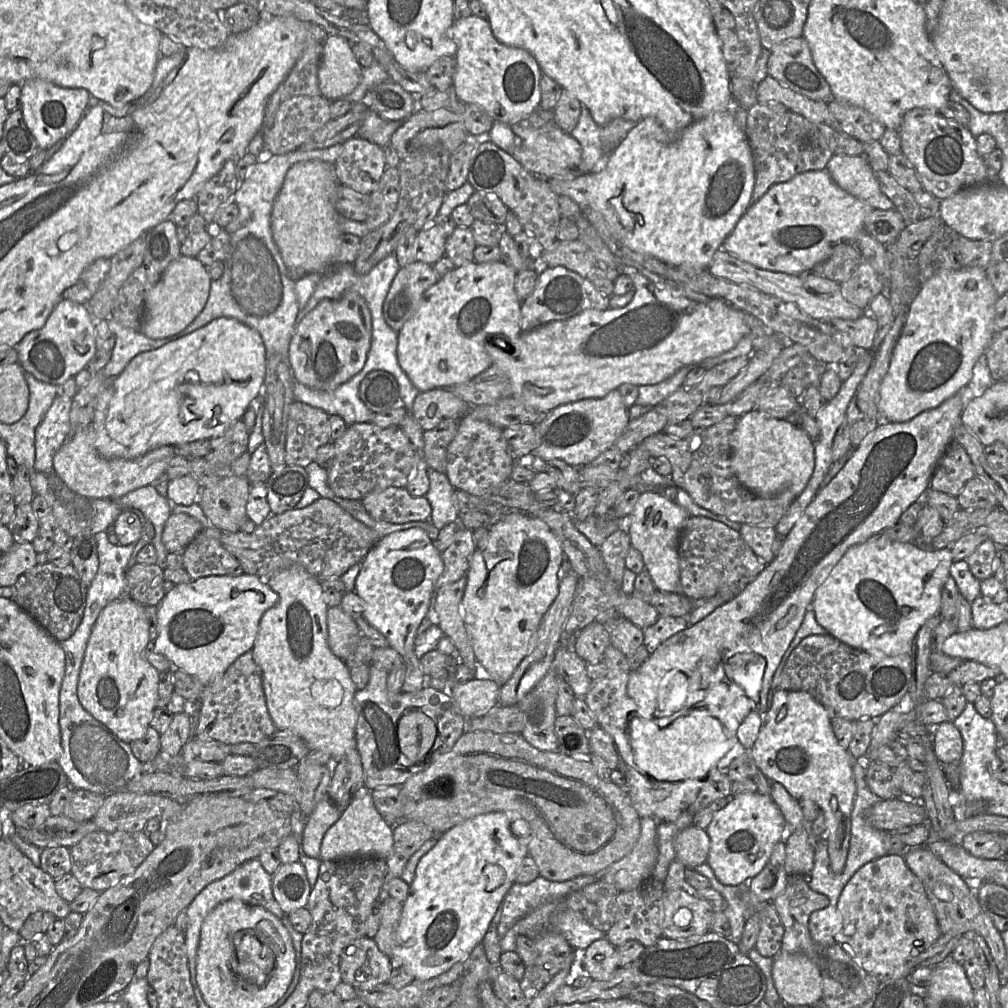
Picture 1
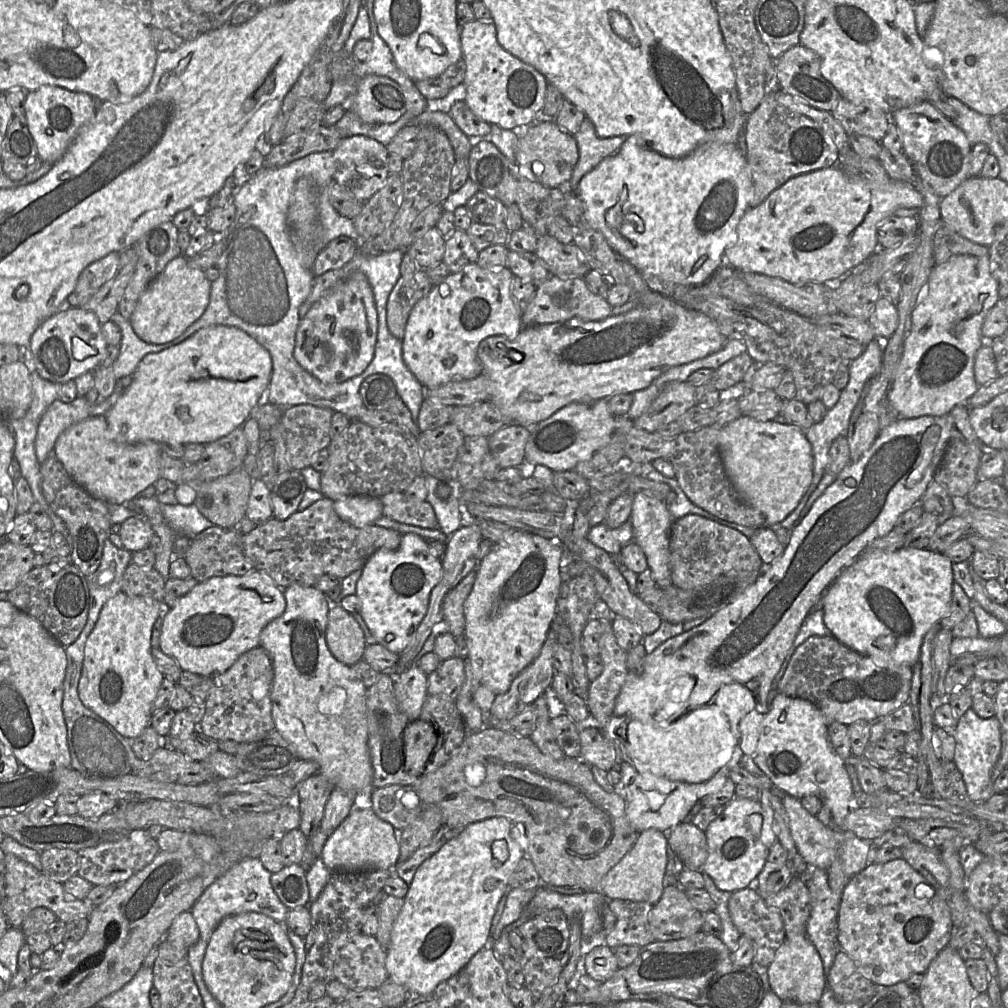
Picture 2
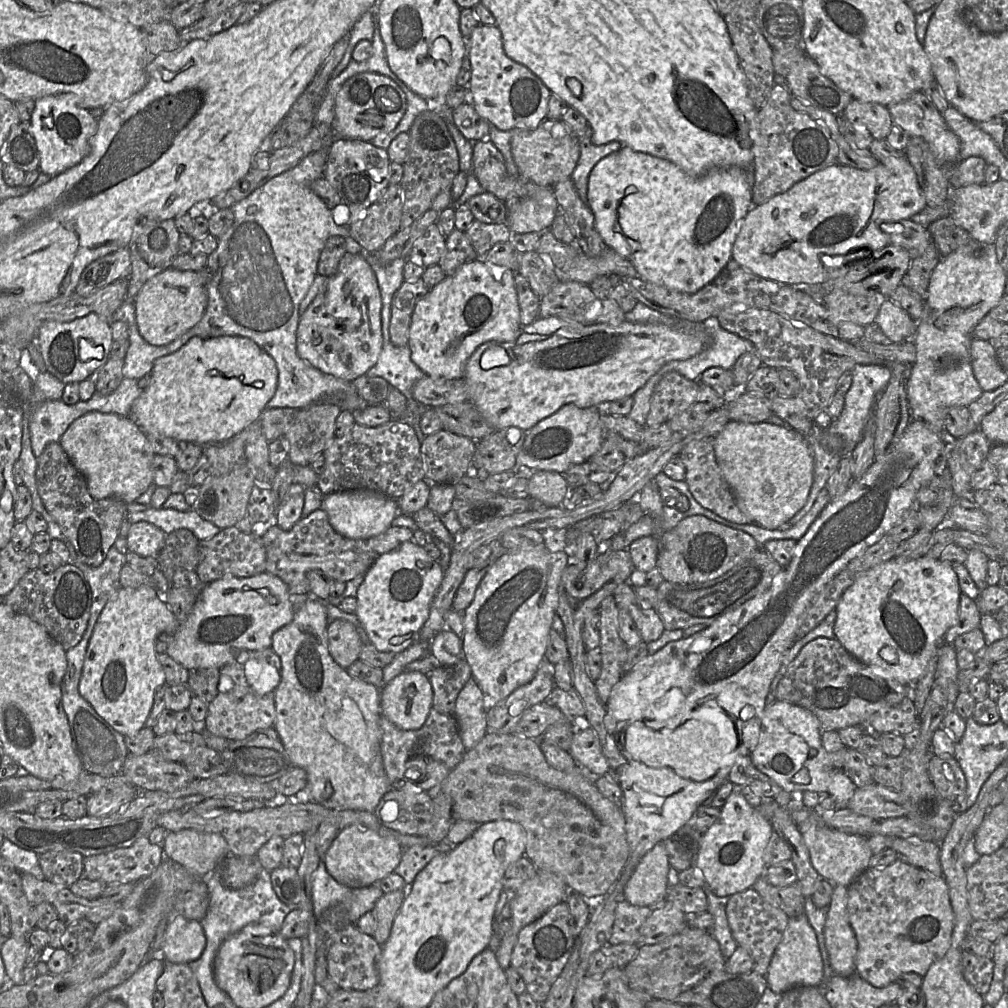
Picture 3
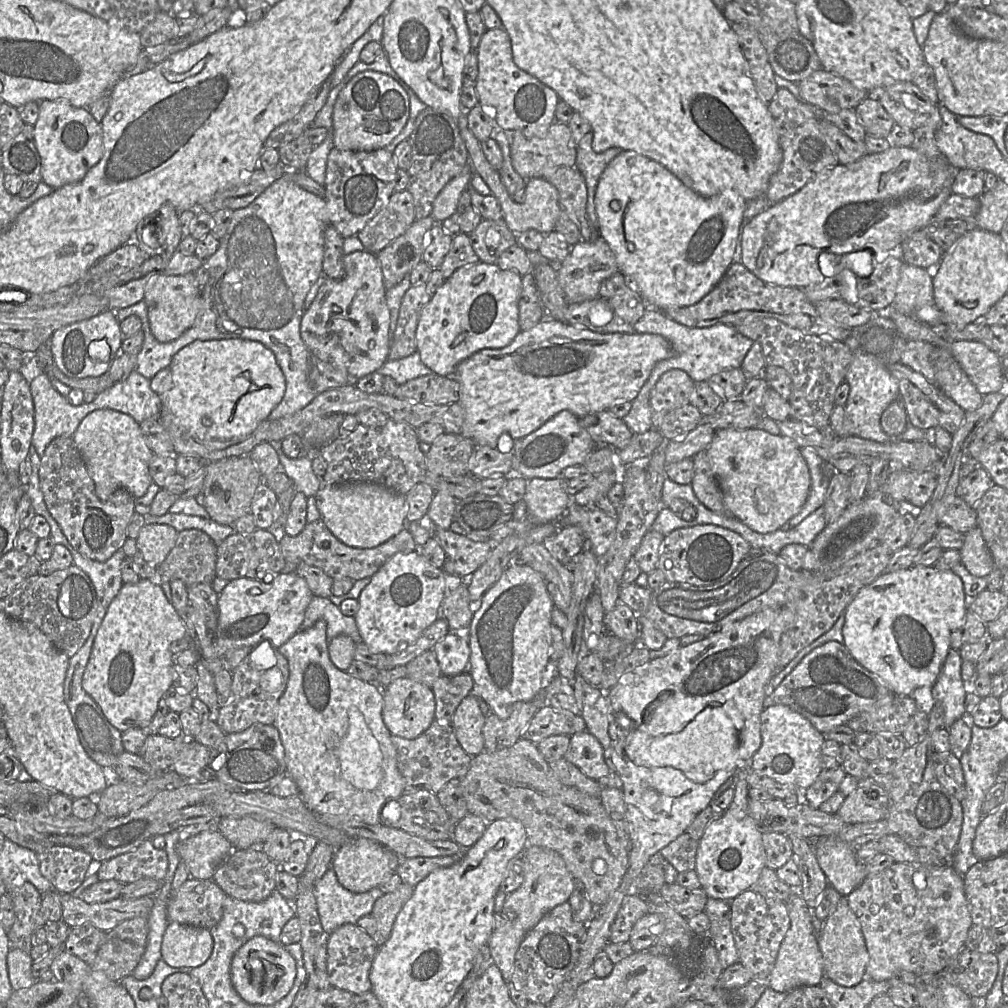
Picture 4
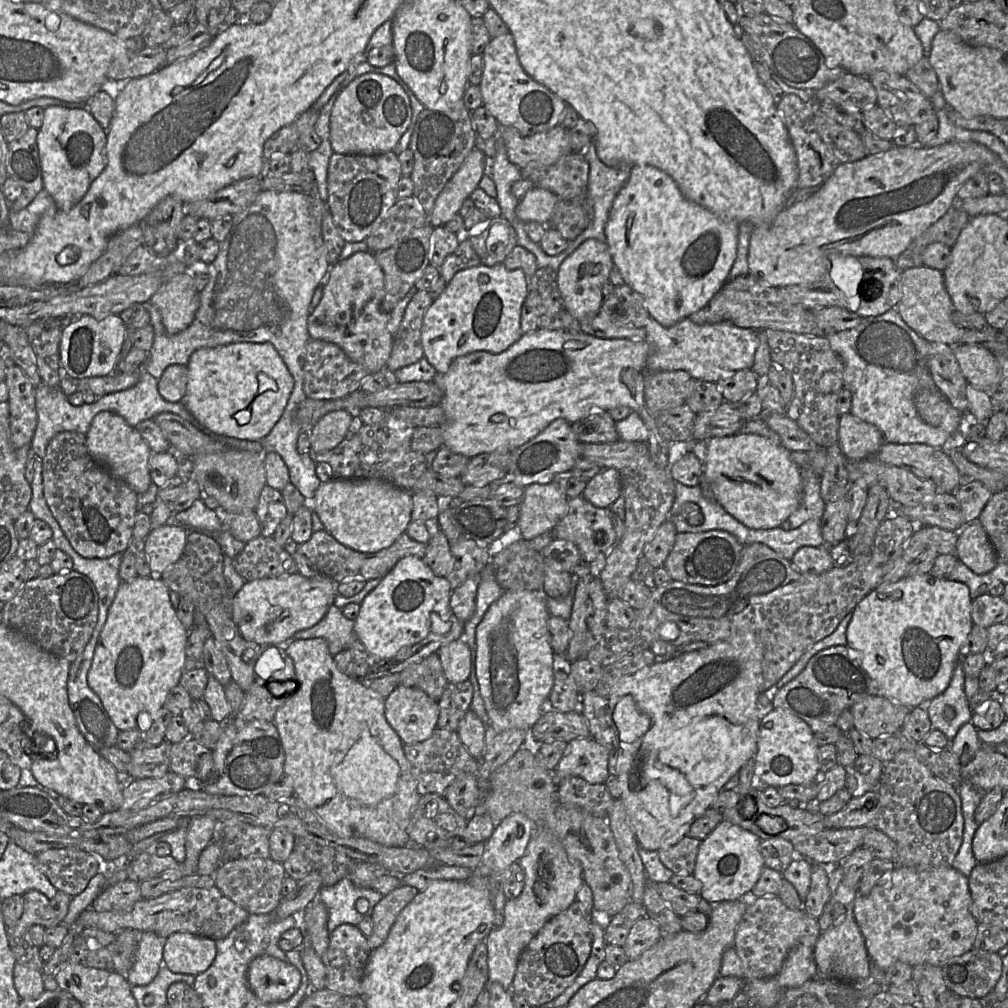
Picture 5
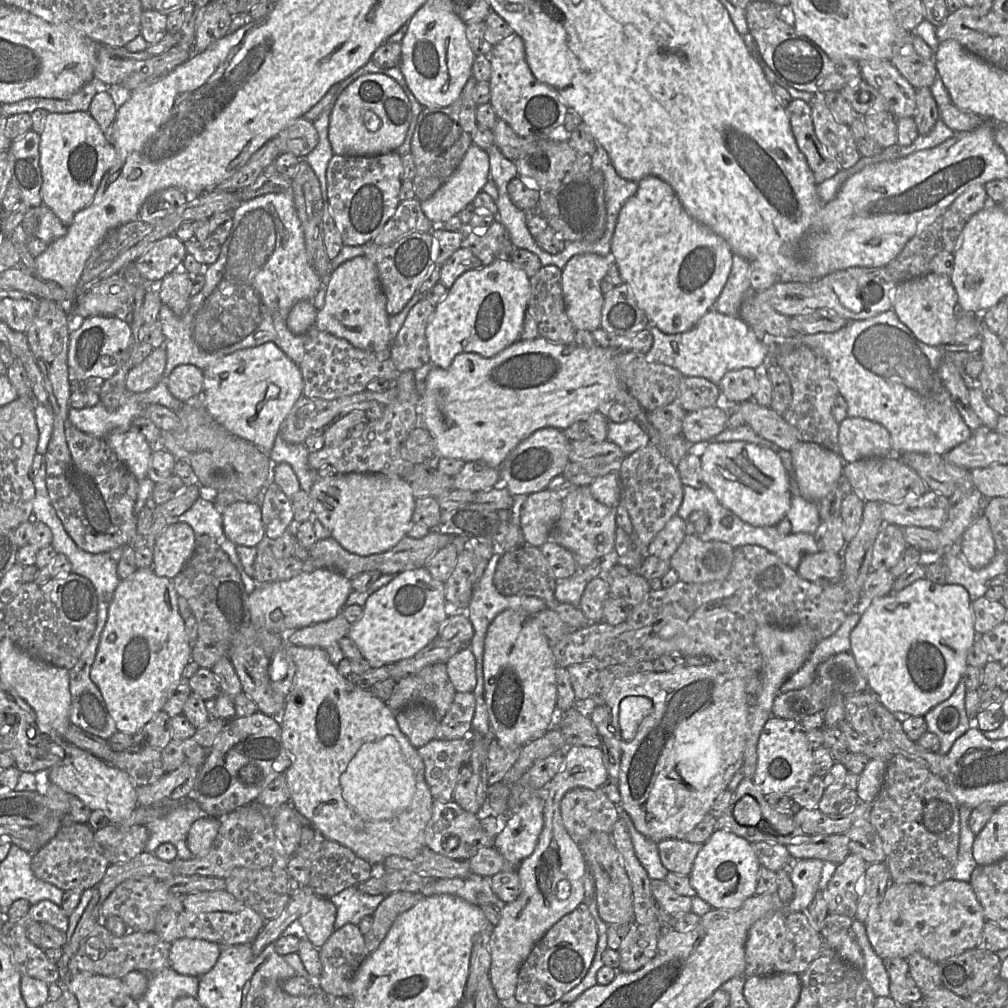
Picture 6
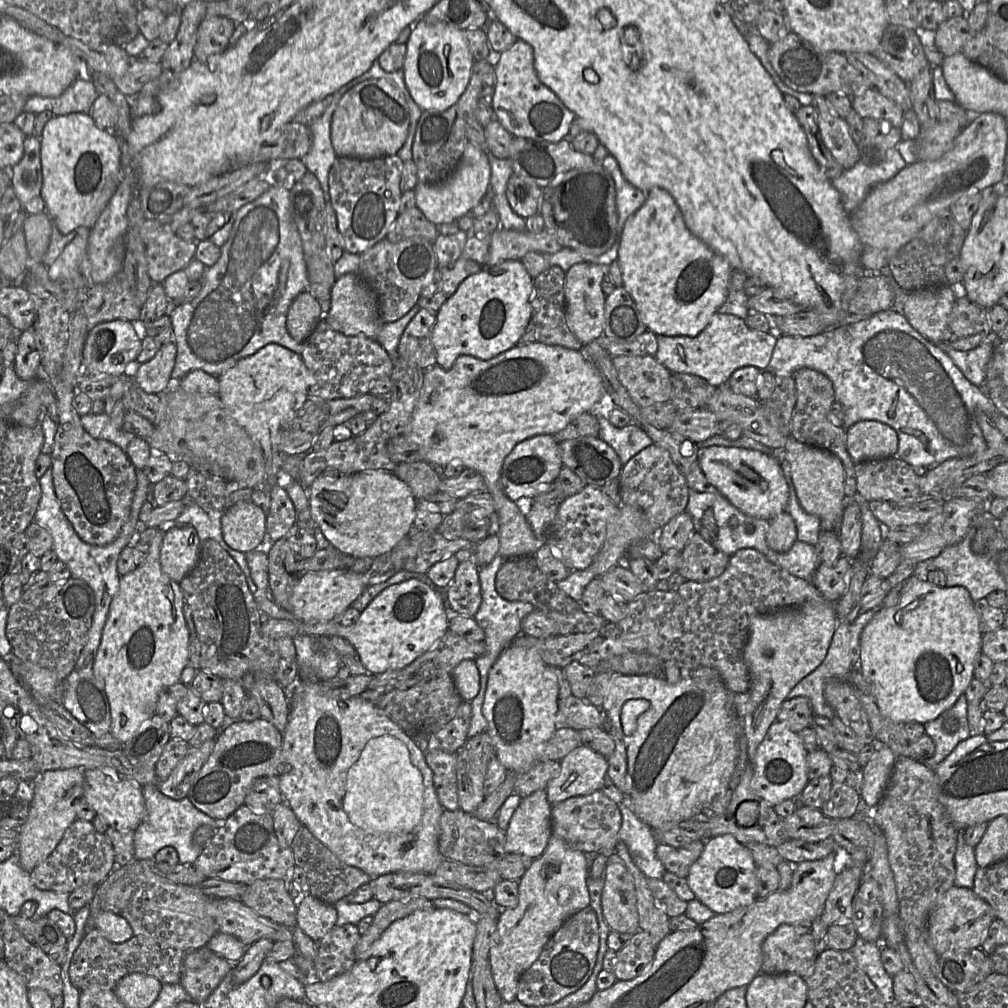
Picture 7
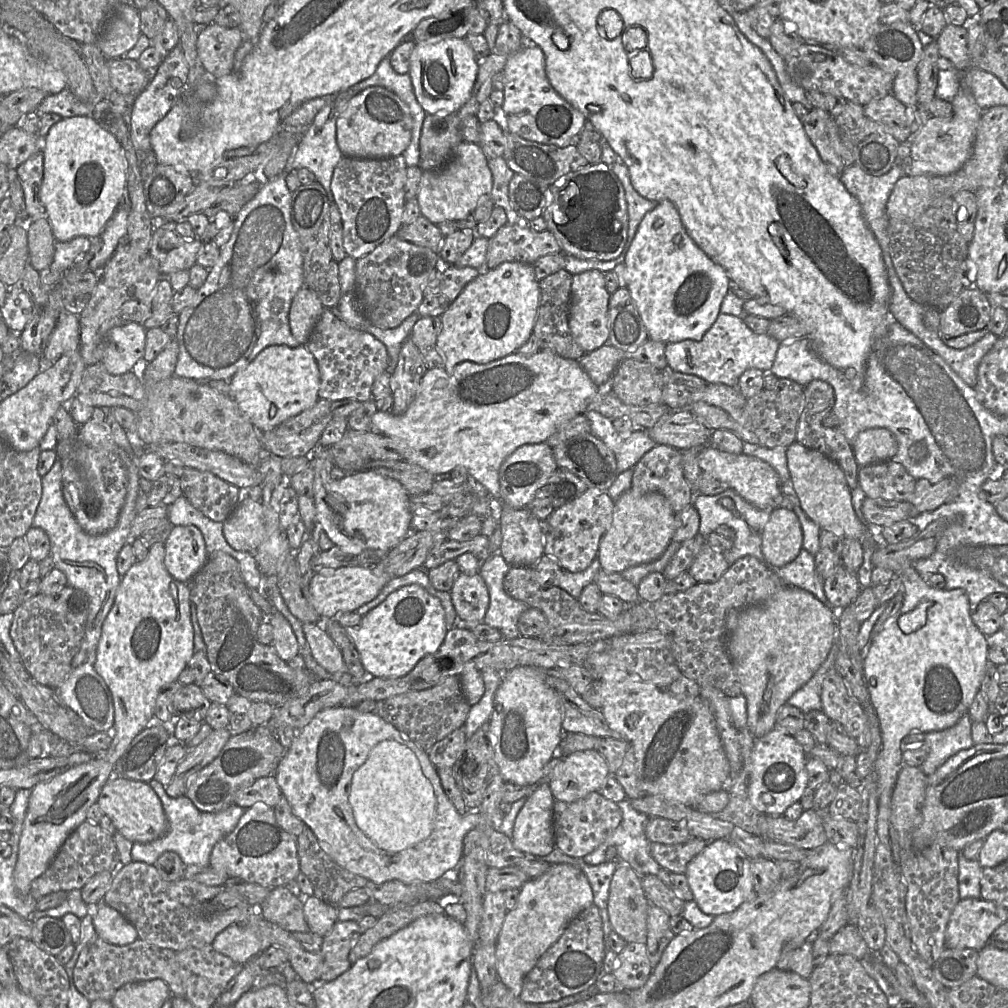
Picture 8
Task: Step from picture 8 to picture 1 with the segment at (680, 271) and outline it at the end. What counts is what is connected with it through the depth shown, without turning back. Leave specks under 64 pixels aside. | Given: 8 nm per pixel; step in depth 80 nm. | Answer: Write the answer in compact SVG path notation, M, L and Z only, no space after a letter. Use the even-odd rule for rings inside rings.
M739 109L734 113L716 112L690 125L674 138L667 135L656 119L648 117L637 121L636 126L630 130L626 138L595 172L581 175L571 181L556 178L549 179L547 183L554 193L559 196L569 197L576 202L582 212L585 209L593 209L599 212L606 221L610 231L631 249L674 266L706 269L714 253L722 248L723 242L733 231L738 220L752 203L752 192L755 183L755 166L752 151L745 134L745 117L745 109Z

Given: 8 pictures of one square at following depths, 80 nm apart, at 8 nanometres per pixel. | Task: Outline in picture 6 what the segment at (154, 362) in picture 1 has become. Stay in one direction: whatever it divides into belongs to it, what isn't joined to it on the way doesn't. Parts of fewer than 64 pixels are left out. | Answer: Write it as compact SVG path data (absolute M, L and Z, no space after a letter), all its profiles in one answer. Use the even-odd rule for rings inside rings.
M273 342L235 351L203 370L203 376L200 401L209 414L230 433L253 443L265 454L272 450L284 420L303 396L304 382L299 365Z

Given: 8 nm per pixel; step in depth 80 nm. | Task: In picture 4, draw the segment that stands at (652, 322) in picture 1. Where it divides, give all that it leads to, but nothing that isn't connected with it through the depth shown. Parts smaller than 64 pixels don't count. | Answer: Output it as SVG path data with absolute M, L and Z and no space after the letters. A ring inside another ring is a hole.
M544 317L531 329L520 331L509 345L482 349L458 364L453 377L460 384L459 403L464 410L461 435L473 440L476 447L497 448L503 433L523 439L563 410L582 418L621 402L632 402L655 364L673 355L670 342L658 334L593 332Z

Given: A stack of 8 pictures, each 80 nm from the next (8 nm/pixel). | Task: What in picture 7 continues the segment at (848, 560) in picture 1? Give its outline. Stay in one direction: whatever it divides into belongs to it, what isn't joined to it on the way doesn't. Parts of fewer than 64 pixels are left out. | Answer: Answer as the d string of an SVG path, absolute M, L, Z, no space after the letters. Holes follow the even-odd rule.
M918 579L892 607L882 605L863 628L858 667L881 713L896 723L925 724L950 709L974 678L974 661L982 652L978 617L969 591L962 586L938 587Z

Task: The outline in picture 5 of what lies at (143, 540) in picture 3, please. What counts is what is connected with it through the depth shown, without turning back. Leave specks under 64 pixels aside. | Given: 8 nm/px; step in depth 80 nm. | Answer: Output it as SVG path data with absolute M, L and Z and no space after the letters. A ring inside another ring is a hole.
M165 524L152 529L145 538L143 551L153 574L162 574L181 557L188 533L183 526Z

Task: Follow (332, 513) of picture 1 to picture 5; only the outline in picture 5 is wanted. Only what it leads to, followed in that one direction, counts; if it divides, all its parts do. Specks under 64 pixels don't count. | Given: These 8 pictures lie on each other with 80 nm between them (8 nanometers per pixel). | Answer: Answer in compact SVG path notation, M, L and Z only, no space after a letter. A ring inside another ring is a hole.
M321 530L313 532L307 542L290 544L290 546L284 548L291 555L295 552L305 555L321 574L341 583L352 580L369 581L376 578L382 579L404 557L416 556L423 559L427 550L427 544L411 539L407 532L405 532L388 548L374 553L362 553L344 546L326 530Z

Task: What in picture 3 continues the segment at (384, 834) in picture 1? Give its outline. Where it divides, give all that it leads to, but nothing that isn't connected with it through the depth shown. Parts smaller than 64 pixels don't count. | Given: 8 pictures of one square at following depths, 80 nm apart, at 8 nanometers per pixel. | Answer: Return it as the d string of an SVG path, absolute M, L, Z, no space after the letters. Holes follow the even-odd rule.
M352 825L339 830L322 861L337 882L350 888L362 888L378 884L393 873L403 856L403 850L392 835L383 835L364 826Z

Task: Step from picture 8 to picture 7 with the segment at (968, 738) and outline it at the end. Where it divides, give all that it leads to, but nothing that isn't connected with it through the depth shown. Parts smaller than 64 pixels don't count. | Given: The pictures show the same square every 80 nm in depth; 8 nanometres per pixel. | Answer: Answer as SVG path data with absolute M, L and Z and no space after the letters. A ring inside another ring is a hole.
M962 694L955 704L936 719L924 724L926 735L935 745L934 754L925 763L935 769L963 740L969 738L967 698Z

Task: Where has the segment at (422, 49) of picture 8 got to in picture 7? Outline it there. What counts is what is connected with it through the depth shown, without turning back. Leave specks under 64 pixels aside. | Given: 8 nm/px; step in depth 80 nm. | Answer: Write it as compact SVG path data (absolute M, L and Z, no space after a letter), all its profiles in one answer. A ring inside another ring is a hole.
M419 19L406 45L402 70L405 84L415 102L423 111L449 109L466 90L475 61L464 30L447 24L428 24Z

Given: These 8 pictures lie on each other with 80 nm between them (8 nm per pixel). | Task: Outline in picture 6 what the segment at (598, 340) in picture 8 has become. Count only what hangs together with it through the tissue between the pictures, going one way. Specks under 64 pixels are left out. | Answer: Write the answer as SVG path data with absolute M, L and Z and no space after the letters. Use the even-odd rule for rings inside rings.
M594 253L577 254L569 259L562 269L561 286L567 316L576 330L592 332L601 327L604 294L601 281L608 275L612 257Z

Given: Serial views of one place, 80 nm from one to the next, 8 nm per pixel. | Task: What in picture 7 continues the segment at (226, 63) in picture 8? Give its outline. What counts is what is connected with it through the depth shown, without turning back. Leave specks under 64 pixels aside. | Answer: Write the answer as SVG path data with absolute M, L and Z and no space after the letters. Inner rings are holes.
M205 16L198 29L194 59L205 62L209 56L224 52L234 30L235 23L226 16Z

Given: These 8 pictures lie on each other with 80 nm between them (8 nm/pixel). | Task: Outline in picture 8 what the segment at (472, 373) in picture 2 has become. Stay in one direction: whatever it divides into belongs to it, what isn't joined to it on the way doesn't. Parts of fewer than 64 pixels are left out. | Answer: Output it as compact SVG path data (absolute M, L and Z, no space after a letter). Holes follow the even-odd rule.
M503 262L493 269L479 270L479 274L465 285L440 316L441 330L437 336L437 348L443 356L443 367L450 375L454 367L463 361L486 364L516 352L533 332L540 300L539 282L533 265L524 262Z

